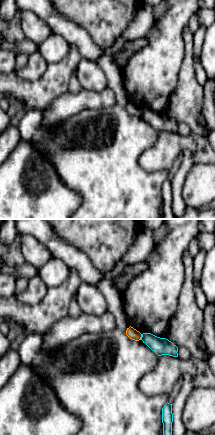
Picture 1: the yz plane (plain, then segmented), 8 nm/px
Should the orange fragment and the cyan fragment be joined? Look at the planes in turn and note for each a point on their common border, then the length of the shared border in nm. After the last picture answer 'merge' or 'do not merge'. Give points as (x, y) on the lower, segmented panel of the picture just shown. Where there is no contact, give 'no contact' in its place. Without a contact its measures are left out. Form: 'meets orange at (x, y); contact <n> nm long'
meets orange at (141, 336); contact 50 nm long

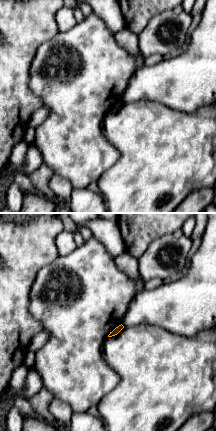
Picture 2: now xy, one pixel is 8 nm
no contact

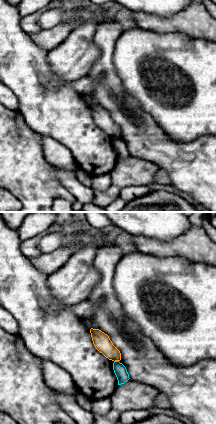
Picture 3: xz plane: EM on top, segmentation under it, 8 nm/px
meets orange at (116, 360); contact 40 nm long

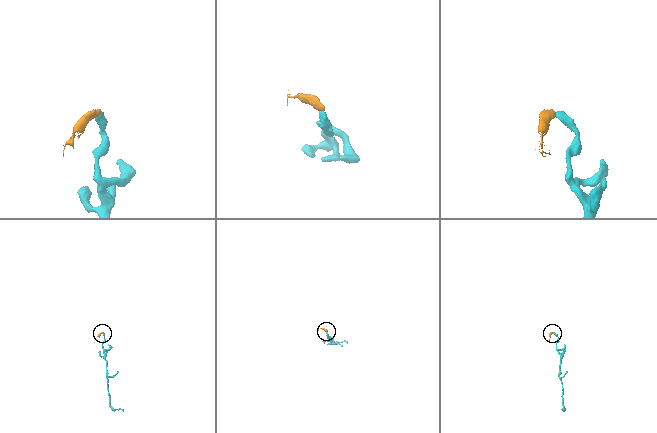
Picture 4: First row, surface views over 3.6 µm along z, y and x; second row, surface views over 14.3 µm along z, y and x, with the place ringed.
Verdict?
do not merge

